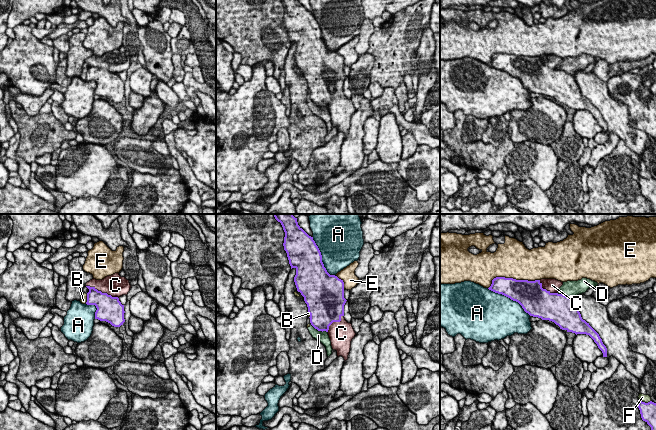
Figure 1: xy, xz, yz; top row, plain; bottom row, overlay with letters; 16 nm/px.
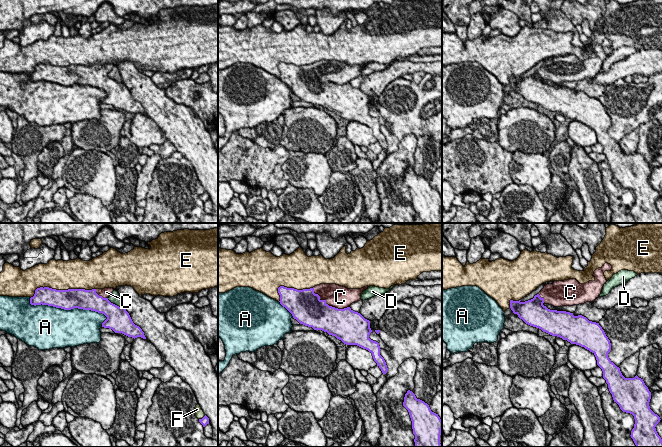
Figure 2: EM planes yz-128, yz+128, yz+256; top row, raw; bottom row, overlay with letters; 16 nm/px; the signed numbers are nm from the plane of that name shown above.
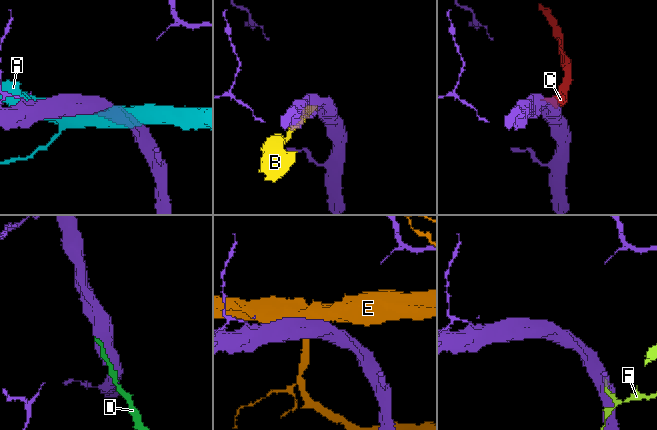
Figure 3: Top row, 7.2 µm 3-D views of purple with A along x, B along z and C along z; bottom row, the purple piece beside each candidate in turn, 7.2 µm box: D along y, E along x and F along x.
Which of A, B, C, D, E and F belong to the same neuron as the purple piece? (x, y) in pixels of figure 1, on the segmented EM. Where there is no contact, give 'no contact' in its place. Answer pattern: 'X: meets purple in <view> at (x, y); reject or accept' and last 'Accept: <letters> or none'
A: meets purple in yz at (509, 297); reject
B: meets purple in xy at (87, 299); reject
C: meets purple in xy at (101, 292); accept
D: meets purple in xz at (319, 330); reject
E: meets purple in yz at (511, 278); reject
F: meets purple in yz at (644, 402); reject
Accept: C

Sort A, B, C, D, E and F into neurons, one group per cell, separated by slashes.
A / B D / C / E / F

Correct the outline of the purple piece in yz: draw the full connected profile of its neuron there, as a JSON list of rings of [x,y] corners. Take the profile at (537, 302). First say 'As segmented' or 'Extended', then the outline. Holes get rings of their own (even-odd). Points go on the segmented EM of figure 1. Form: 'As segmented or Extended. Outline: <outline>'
Extended. Outline: [[[496,277],[492,280],[492,284],[488,289],[518,302],[524,311],[530,316],[538,317],[542,320],[552,321],[558,325],[560,329],[575,333],[576,335],[589,335],[597,344],[598,348],[602,351],[603,357],[607,357],[606,346],[603,344],[599,334],[589,325],[589,323],[582,319],[574,299],[558,293],[558,289],[562,285],[563,282],[556,279],[528,281]]]

